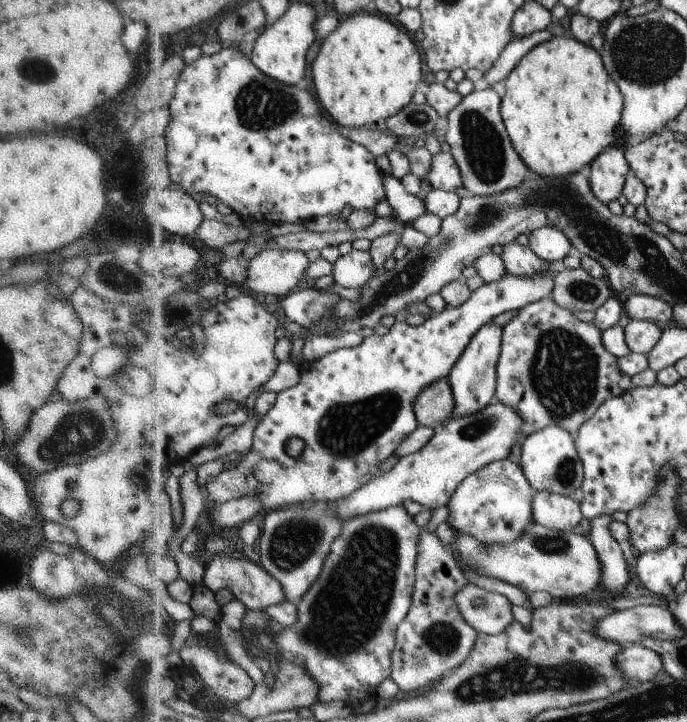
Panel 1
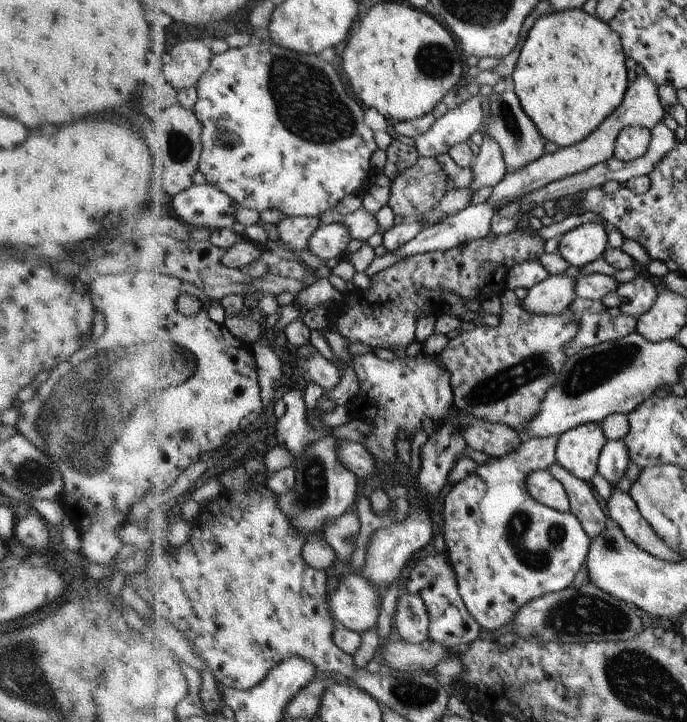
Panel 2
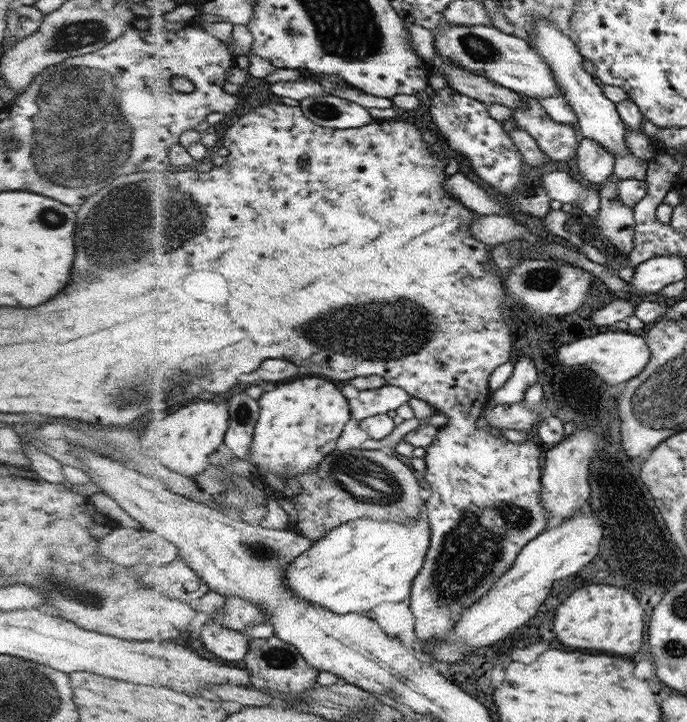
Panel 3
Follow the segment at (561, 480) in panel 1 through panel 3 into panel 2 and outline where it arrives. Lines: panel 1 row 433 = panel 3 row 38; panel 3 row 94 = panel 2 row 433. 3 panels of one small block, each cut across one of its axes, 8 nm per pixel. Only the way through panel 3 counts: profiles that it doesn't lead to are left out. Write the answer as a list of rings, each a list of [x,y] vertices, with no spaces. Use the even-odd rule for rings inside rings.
[[[587,423],[560,435],[556,444],[556,464],[576,476],[592,483],[599,466],[600,450],[607,439],[600,423]]]

